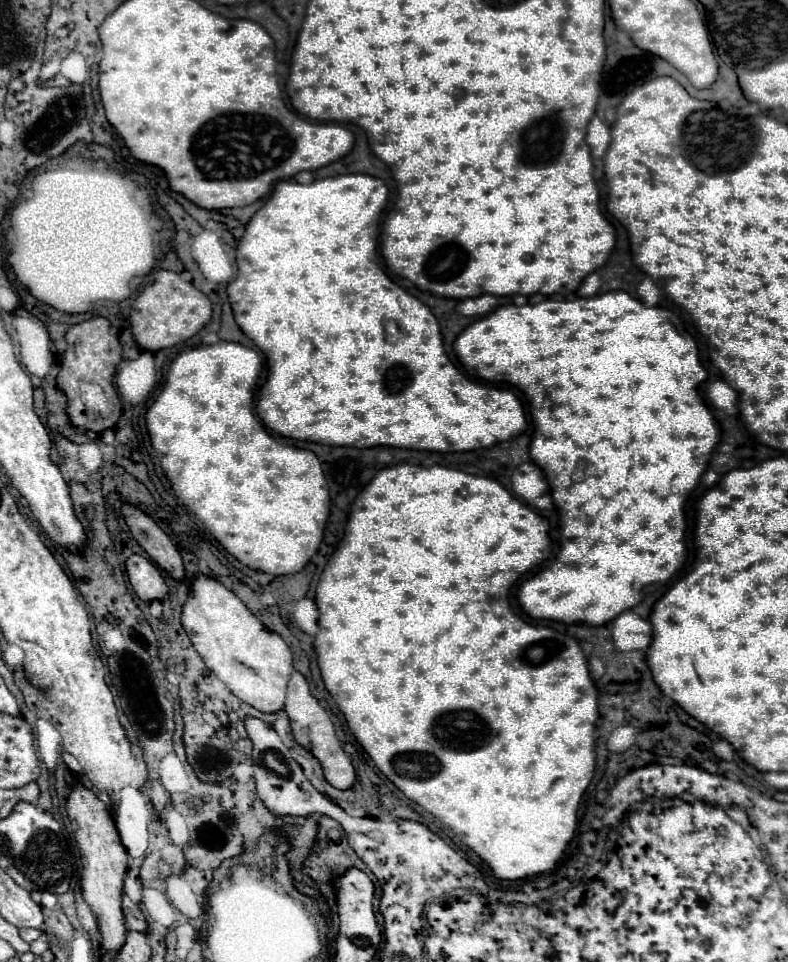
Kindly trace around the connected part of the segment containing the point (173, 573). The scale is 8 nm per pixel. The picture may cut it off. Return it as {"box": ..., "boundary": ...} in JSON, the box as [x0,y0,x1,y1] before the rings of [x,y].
{"box":[121,505,185,581],"boundary":[[[123,505],[121,511],[123,511],[123,517],[125,517],[135,541],[145,549],[149,559],[159,569],[163,569],[169,577],[183,581],[185,569],[183,569],[181,555],[179,555],[177,547],[171,543],[171,539],[159,529],[159,525],[151,517],[147,517],[145,513],[141,513],[139,509],[135,509],[131,505]]]}

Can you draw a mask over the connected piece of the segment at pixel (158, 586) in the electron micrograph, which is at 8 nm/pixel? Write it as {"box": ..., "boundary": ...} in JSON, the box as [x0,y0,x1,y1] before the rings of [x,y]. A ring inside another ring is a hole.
{"box":[125,555,167,603],"boundary":[[[131,555],[125,561],[125,567],[129,583],[141,601],[151,603],[151,601],[163,601],[167,597],[165,579],[149,559],[145,559],[143,555]]]}

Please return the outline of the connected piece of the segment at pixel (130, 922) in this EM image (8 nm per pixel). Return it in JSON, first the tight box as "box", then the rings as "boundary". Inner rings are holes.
{"box":[123,895,147,933],"boundary":[[[123,895],[123,915],[125,915],[129,931],[141,931],[141,933],[145,933],[147,923],[145,923],[145,917],[141,913],[141,907],[137,903],[133,903],[127,895]]]}

